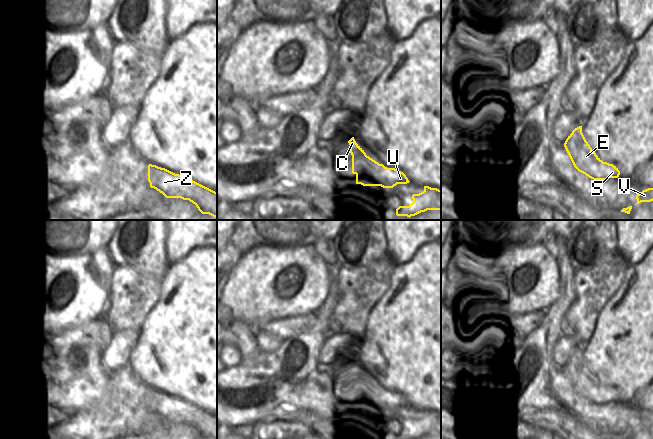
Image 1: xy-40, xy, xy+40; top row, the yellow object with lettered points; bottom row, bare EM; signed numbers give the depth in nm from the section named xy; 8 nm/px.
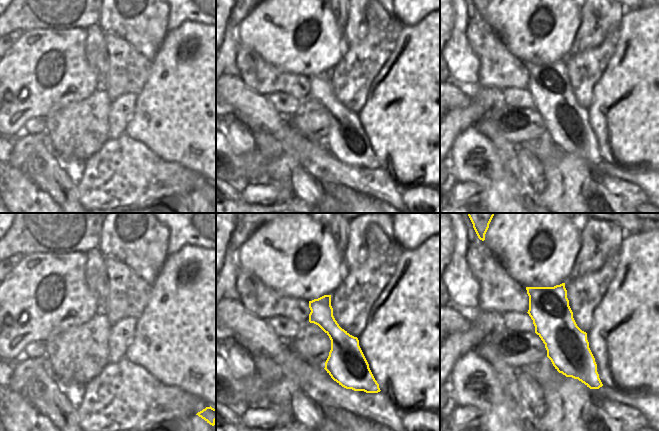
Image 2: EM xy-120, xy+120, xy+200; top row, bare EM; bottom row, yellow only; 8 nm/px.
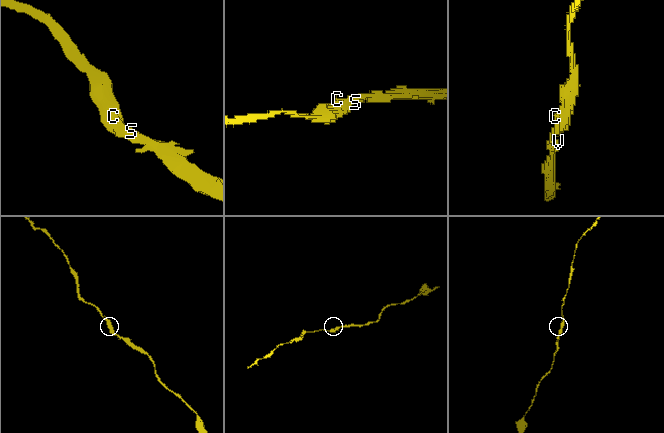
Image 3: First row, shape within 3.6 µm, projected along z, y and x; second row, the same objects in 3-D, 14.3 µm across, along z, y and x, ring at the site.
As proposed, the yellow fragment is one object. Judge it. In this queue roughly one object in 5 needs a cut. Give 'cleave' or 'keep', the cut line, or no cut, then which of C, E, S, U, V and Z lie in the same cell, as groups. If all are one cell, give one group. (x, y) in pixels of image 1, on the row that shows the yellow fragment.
keep; no cut; C E S U V Z

